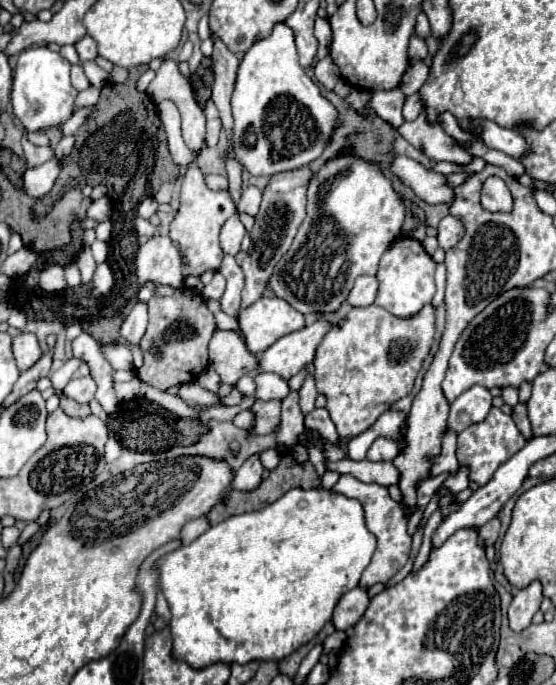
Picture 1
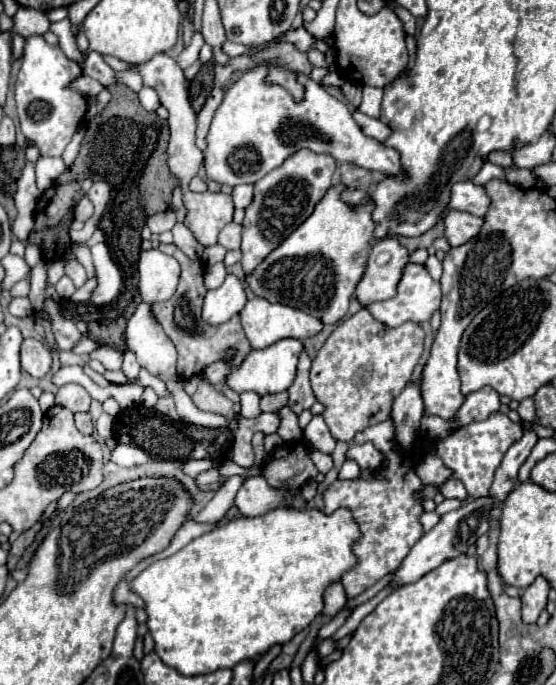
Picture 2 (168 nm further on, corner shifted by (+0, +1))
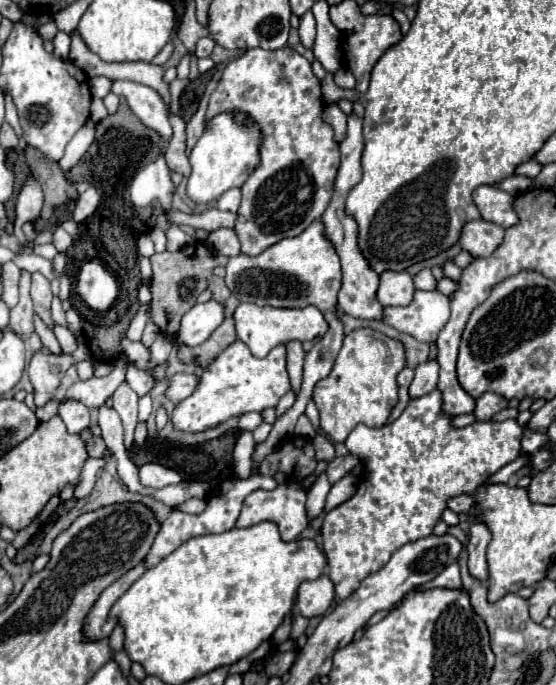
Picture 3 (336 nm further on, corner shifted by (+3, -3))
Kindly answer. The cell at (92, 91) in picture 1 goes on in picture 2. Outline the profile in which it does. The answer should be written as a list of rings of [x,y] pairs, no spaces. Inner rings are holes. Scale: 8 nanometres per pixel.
[[[134,71],[117,72],[115,79],[117,83],[124,83],[134,92],[138,92],[143,87],[141,76]]]

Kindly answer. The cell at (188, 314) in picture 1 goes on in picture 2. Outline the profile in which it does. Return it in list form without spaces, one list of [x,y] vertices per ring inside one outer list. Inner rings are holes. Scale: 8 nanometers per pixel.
[[[159,244],[157,246],[163,254],[173,256],[179,264],[181,264],[181,280],[177,286],[177,292],[173,294],[173,298],[169,298],[167,302],[157,302],[151,310],[157,318],[157,322],[163,326],[165,334],[171,338],[171,342],[175,344],[177,352],[179,352],[179,362],[177,362],[177,370],[179,376],[183,380],[201,374],[201,370],[213,362],[225,360],[227,350],[233,350],[233,356],[229,360],[225,360],[229,366],[239,366],[239,362],[243,362],[243,354],[247,354],[247,350],[251,350],[251,344],[247,342],[247,336],[243,334],[243,328],[239,324],[239,316],[233,316],[229,322],[219,324],[219,326],[205,326],[203,322],[199,322],[199,314],[201,314],[201,304],[205,298],[205,286],[203,286],[203,262],[199,260],[191,260],[187,258],[175,244]]]

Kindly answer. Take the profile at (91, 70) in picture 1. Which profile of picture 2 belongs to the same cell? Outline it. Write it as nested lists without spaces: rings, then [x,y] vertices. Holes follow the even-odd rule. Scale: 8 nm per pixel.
[[[67,18],[61,20],[61,22],[53,22],[53,24],[51,24],[51,32],[57,34],[57,38],[59,38],[59,48],[63,50],[63,54],[71,60],[77,60],[82,66],[84,59],[82,53],[77,50],[75,36],[73,36],[73,30],[71,30],[71,22],[69,22]]]

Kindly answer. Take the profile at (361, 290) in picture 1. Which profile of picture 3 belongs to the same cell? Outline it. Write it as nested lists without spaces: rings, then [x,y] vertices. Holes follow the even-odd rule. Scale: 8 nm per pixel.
[[[384,270],[384,274],[380,274],[376,298],[380,298],[382,306],[406,306],[410,304],[412,294],[414,282],[406,270],[400,274],[396,274],[396,270]]]

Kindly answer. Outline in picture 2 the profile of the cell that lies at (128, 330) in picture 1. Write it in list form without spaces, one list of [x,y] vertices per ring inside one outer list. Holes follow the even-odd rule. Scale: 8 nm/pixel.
[[[125,350],[125,358],[123,358],[123,368],[121,372],[127,378],[127,384],[137,384],[137,376],[139,376],[139,364],[135,362],[135,354],[131,354],[129,350]]]

